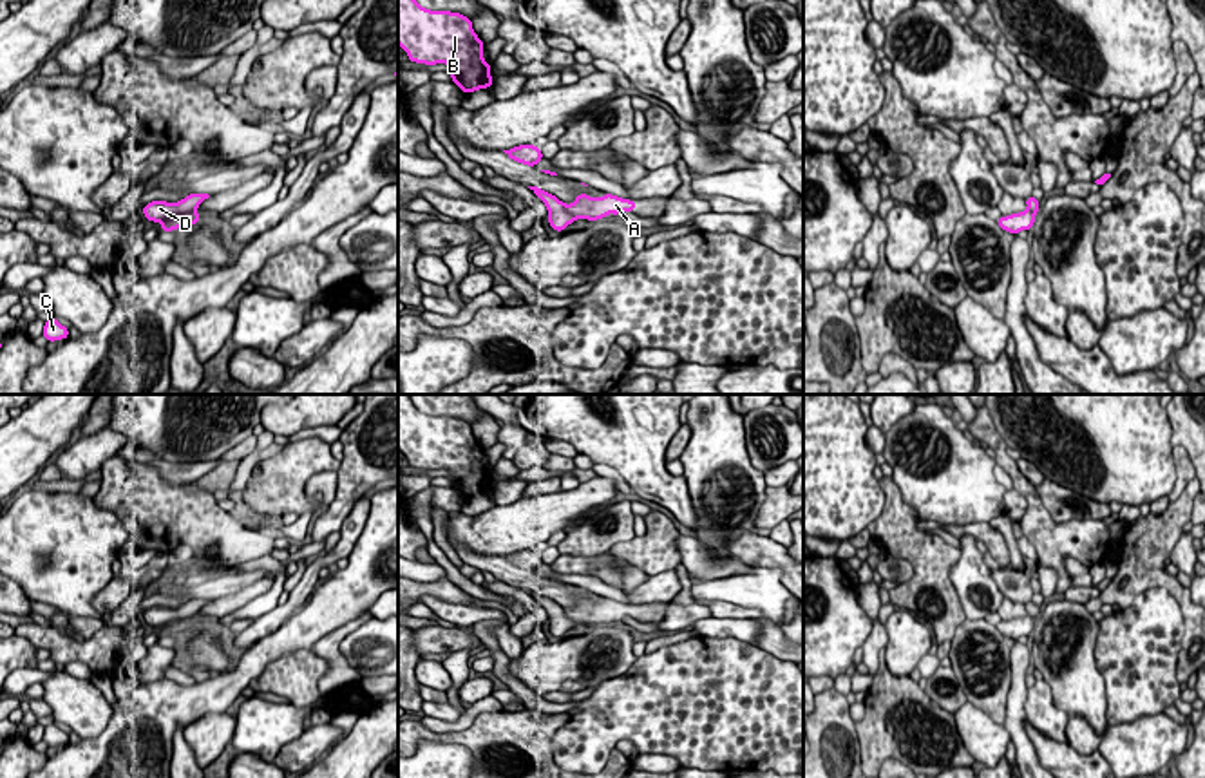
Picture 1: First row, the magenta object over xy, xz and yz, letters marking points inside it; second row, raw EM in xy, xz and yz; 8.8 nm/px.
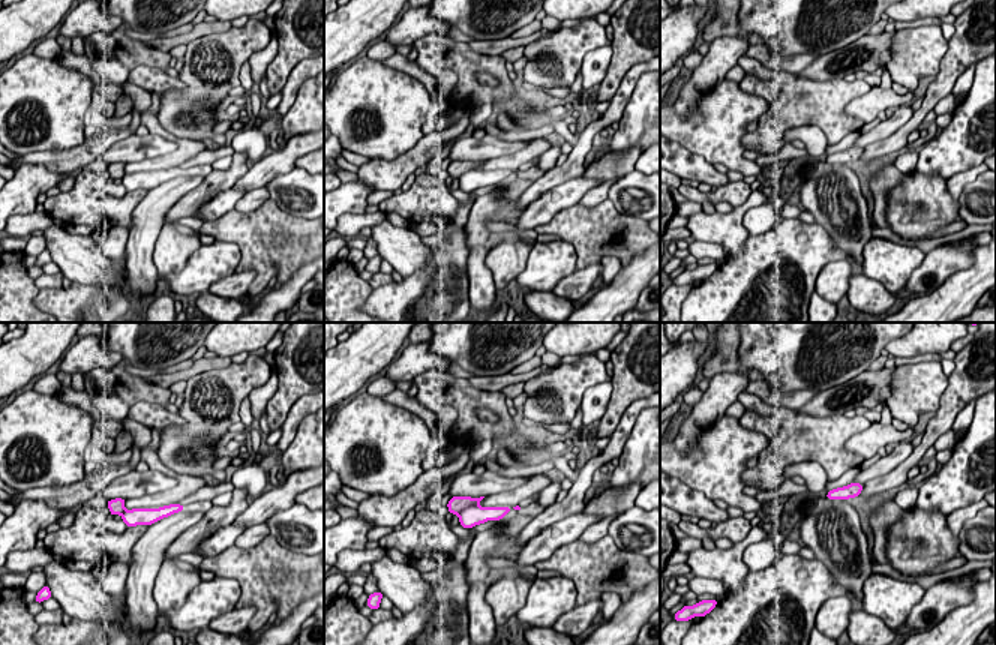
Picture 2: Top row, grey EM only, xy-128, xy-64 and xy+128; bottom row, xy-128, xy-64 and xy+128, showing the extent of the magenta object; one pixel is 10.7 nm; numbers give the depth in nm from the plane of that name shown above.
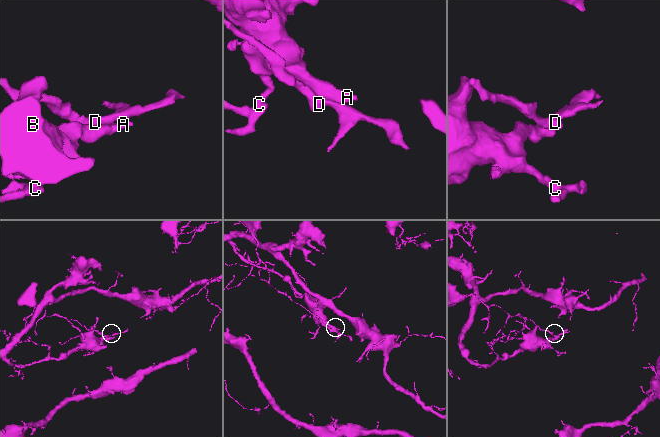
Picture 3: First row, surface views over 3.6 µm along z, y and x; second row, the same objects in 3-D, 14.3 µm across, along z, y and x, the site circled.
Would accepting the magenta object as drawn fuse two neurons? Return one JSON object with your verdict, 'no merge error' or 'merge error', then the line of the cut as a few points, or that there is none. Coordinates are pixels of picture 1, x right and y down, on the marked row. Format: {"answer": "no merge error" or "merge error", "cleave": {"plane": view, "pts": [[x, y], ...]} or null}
{"answer": "merge error", "cleave": {"plane": "xy", "pts": [[194, 210], [178, 214]]}}

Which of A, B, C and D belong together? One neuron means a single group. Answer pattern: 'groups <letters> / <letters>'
groups A B C / D

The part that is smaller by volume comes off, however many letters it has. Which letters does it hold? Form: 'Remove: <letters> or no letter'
Remove: D

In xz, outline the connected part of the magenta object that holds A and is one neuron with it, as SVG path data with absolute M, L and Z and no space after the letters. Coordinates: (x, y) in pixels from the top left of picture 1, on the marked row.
M579 194L572 204L565 204L565 208L575 215L577 219L597 221L604 219L608 213L619 215L621 212L635 212L635 201L622 199L612 194L604 194L602 197L590 197L586 194Z

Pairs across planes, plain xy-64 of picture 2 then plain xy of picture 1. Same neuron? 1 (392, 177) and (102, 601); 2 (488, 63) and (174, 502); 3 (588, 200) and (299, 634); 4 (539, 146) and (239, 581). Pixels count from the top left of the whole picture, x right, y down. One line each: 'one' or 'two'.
1: one
2: one
3: two
4: two

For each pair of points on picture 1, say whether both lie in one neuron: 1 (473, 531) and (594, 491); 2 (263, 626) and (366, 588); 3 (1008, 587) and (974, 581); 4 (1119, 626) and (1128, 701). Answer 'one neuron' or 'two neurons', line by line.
1: one neuron
2: two neurons
3: two neurons
4: one neuron

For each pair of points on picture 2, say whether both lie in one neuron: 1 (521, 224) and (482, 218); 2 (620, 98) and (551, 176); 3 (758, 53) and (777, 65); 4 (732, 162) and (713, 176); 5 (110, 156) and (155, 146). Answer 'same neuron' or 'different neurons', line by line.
1: different neurons
2: same neuron
3: same neuron
4: different neurons
5: same neuron

